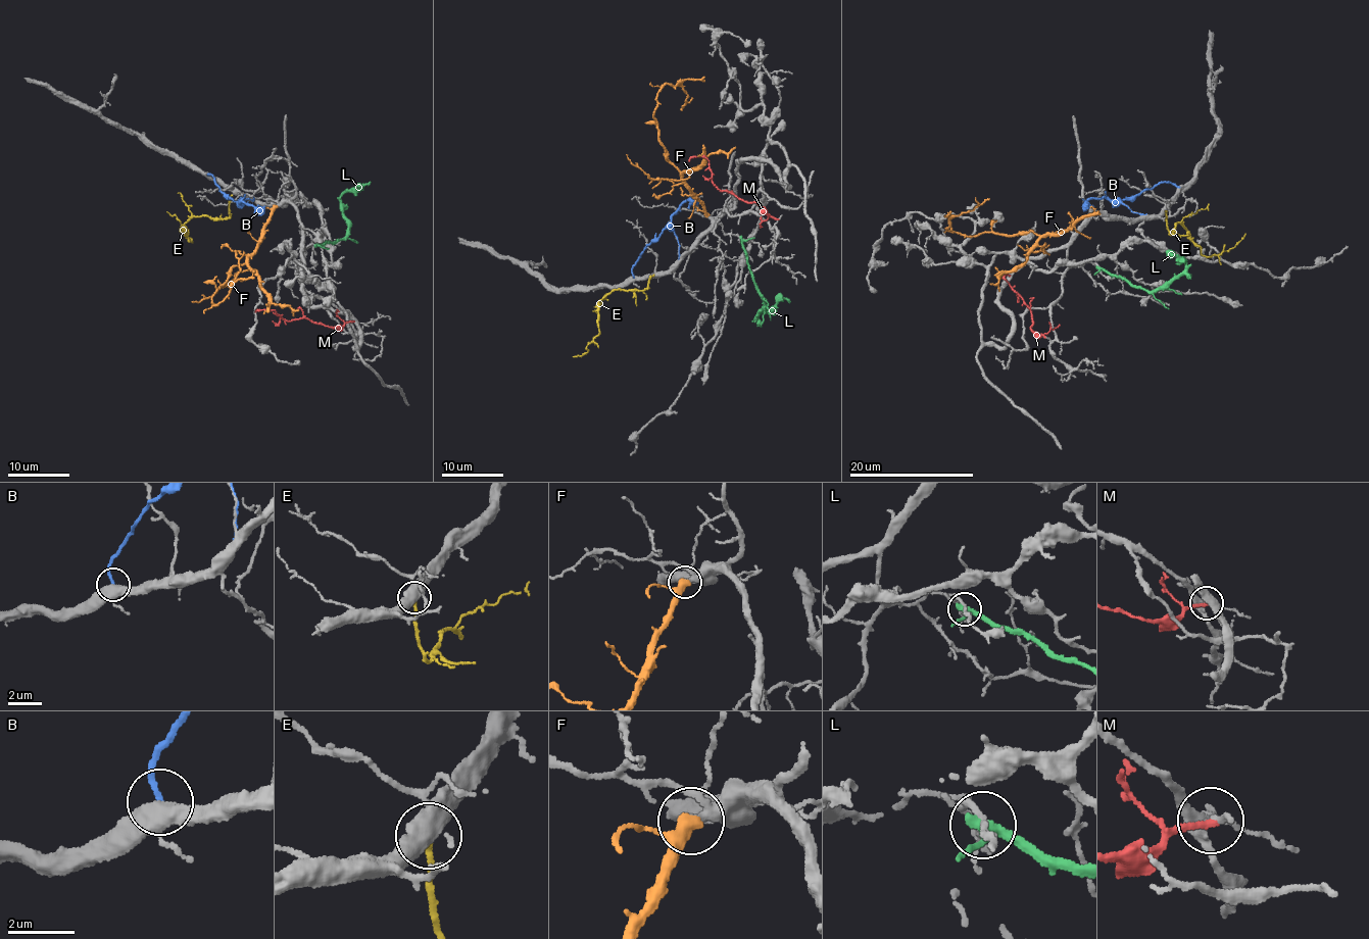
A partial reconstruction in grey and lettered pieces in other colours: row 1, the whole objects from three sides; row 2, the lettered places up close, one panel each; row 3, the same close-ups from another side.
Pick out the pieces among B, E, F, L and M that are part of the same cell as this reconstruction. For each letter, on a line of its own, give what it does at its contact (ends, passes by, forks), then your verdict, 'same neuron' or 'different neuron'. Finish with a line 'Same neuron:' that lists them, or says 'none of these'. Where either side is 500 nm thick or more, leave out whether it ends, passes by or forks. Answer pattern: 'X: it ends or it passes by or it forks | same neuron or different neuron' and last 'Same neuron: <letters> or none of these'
B: it ends | different neuron
E: same neuron
F: it passes by | same neuron
L: it passes by | different neuron
M: it ends | different neuron
Same neuron: E, F

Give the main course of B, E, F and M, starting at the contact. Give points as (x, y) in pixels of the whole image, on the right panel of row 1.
B: (1177, 187), (1159, 182), (1129, 198), (1115, 201), (1090, 198), (1083, 210)
E: (1165, 211), (1167, 230), (1170, 234), (1176, 221), (1187, 230), (1202, 255), (1228, 251), (1245, 233)
F: (1098, 212), (1048, 236), (1032, 231), (977, 235), (946, 229), (949, 220), (989, 198)
M: (1044, 337), (1033, 332), (1029, 305), (1005, 279), (1006, 273), (1011, 276)

